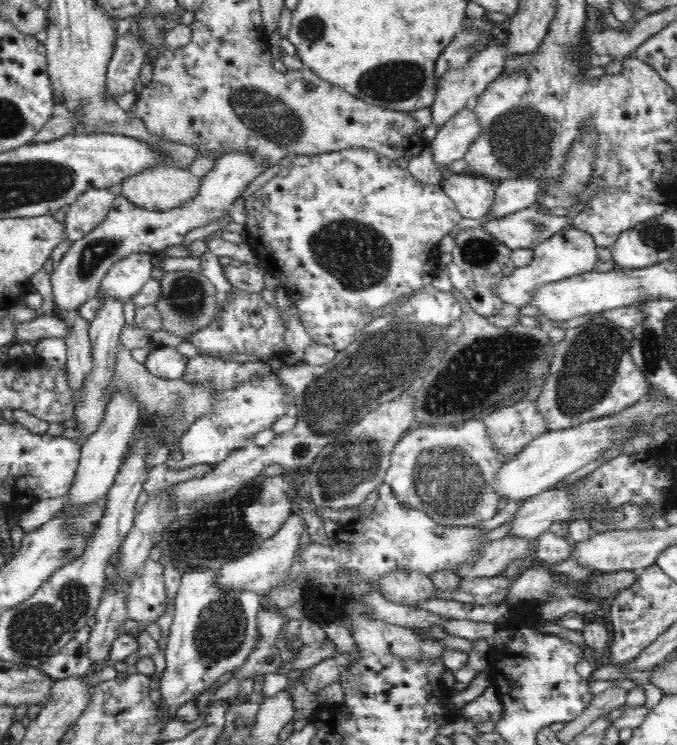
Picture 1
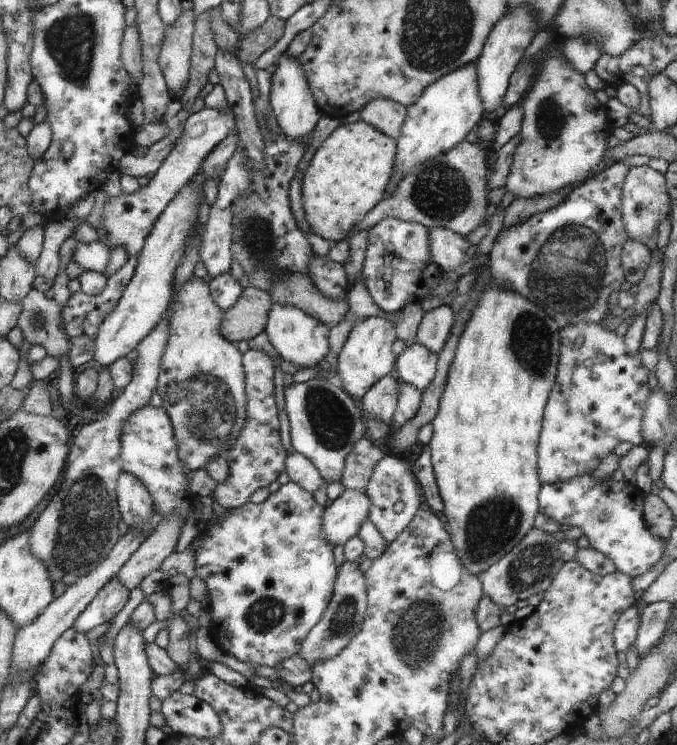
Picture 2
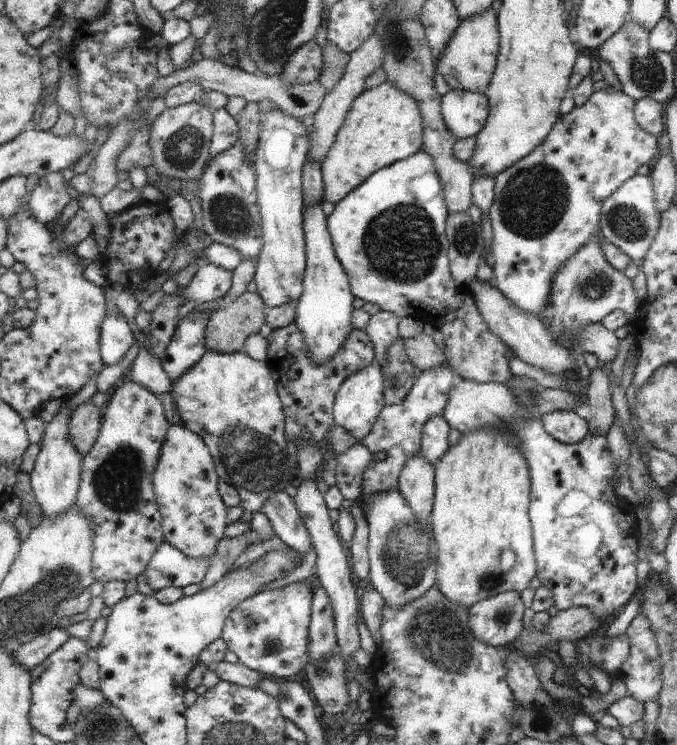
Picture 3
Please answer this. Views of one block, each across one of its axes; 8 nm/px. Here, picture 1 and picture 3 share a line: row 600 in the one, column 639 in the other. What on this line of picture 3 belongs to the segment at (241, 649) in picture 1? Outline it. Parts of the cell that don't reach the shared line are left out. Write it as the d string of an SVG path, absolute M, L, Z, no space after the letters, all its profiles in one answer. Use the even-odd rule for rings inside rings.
M633 175L602 203L598 231L605 241L622 250L633 262L640 262L660 227L653 187L648 175Z

